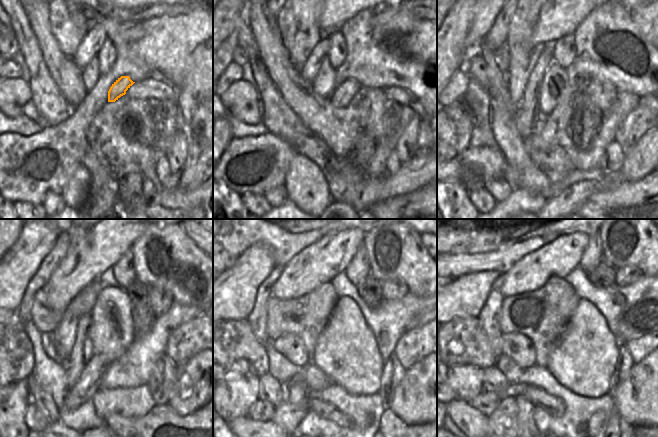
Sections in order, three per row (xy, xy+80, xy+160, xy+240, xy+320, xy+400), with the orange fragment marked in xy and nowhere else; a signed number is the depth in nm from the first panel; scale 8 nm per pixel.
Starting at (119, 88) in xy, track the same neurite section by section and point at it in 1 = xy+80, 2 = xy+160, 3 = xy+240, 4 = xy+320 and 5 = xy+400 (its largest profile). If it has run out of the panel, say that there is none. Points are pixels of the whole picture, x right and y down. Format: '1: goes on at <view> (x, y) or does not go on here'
1: goes on at xy+80 (343, 93)
2: goes on at xy+160 (553, 131)
3: goes on at xy+240 (88, 383)
4: goes on at xy+320 (288, 416)
5: goes on at xy+400 (504, 422)

